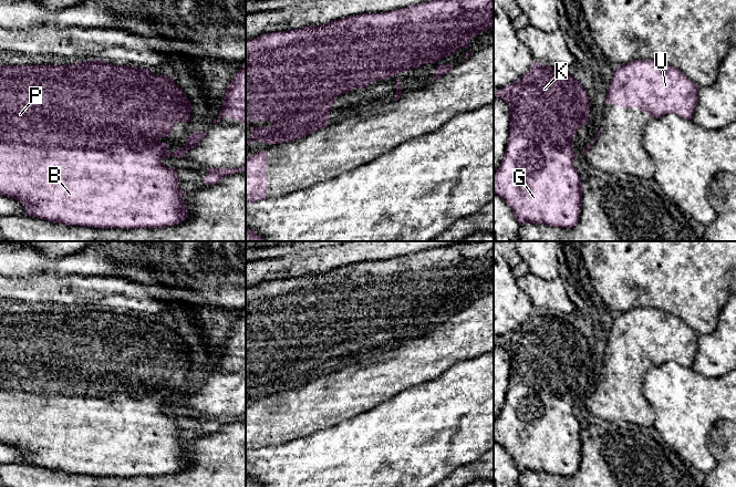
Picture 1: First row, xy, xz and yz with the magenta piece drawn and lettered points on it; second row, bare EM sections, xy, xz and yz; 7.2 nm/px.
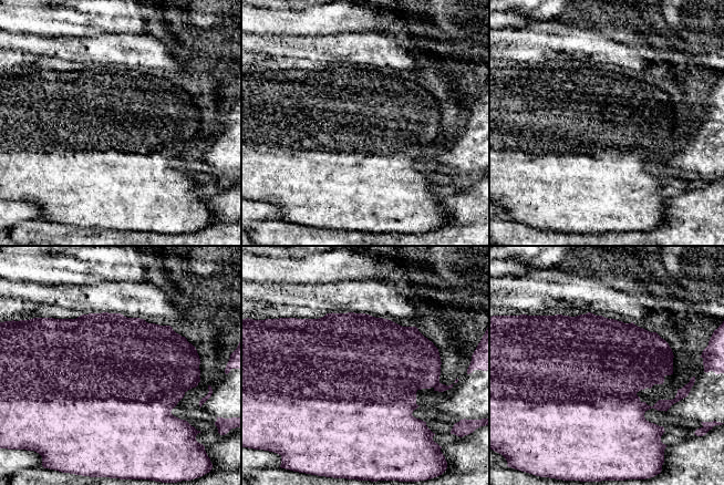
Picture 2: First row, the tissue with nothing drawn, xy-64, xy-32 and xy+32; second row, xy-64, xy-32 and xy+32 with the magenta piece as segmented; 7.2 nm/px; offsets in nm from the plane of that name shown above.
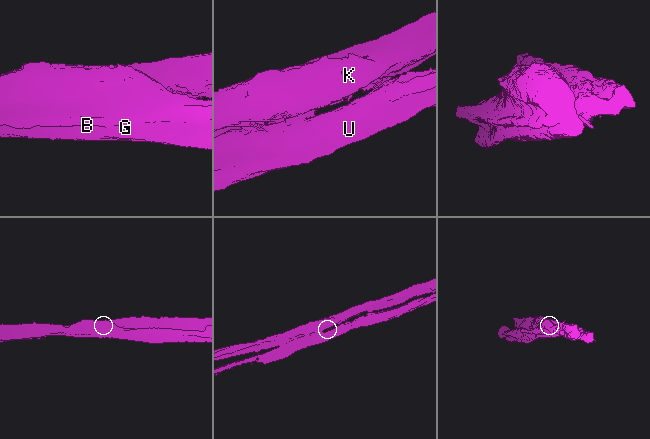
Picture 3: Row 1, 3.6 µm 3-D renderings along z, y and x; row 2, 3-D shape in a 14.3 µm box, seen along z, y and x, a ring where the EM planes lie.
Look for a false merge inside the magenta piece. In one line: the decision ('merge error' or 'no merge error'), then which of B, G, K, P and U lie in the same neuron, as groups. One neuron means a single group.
merge error; B G K P / U

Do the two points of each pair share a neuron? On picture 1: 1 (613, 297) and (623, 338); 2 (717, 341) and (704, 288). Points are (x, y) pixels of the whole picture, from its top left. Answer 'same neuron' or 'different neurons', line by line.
1: different neurons
2: different neurons

